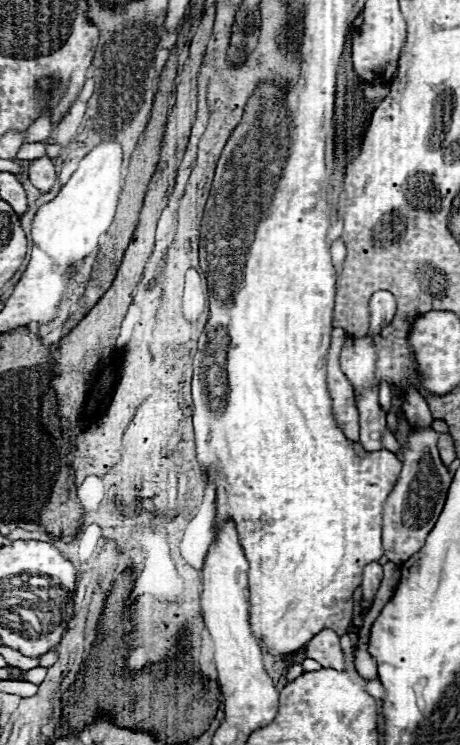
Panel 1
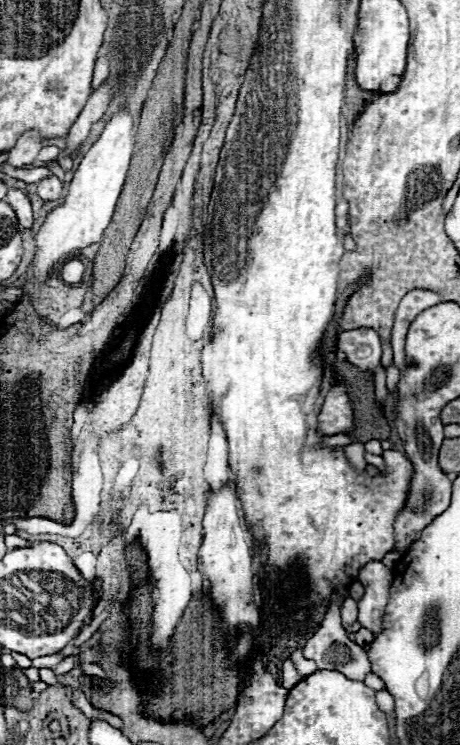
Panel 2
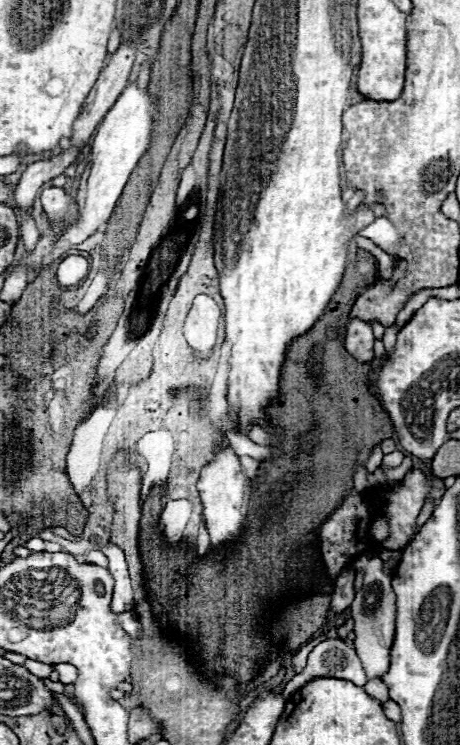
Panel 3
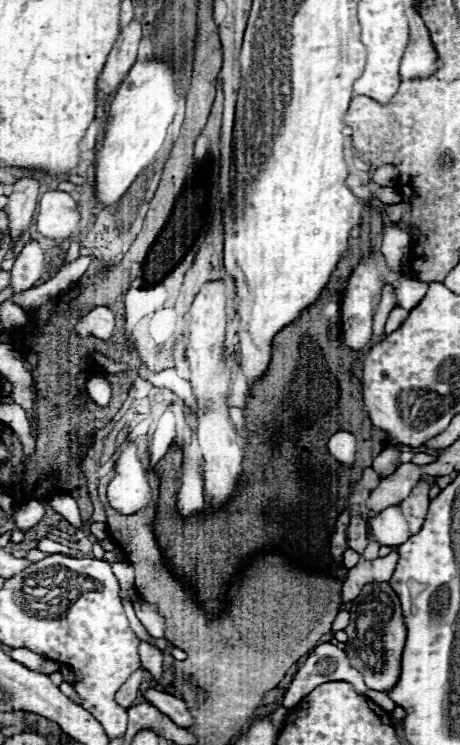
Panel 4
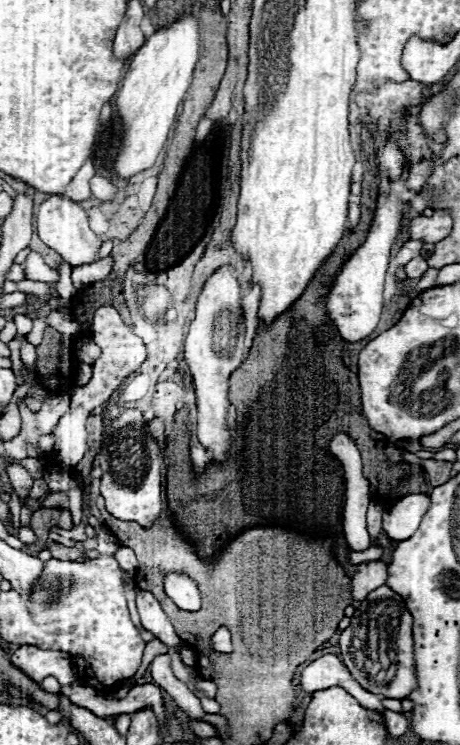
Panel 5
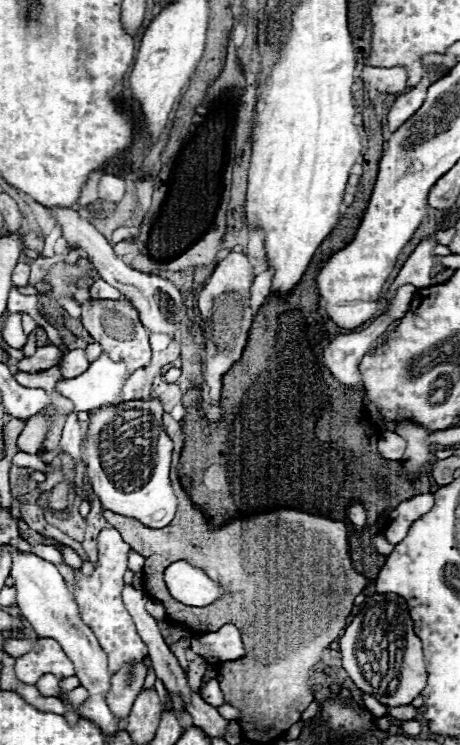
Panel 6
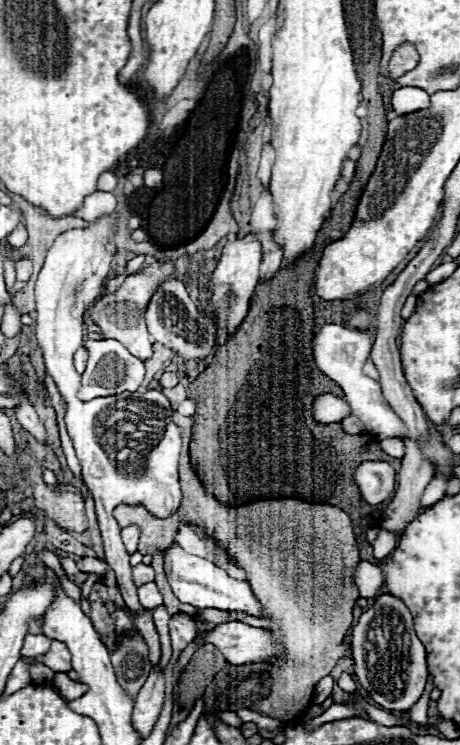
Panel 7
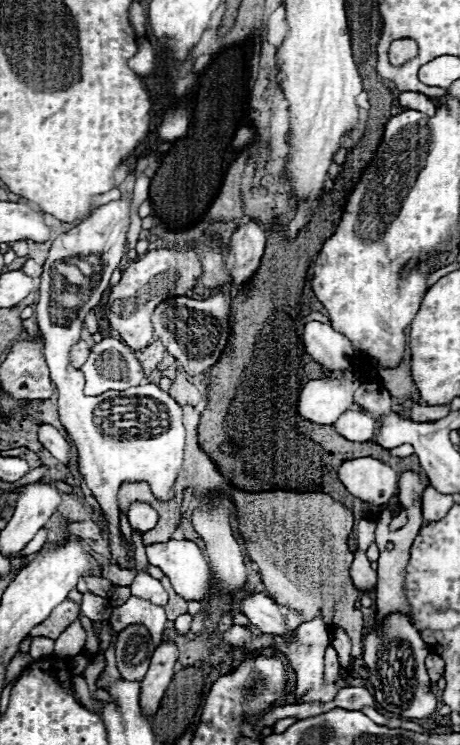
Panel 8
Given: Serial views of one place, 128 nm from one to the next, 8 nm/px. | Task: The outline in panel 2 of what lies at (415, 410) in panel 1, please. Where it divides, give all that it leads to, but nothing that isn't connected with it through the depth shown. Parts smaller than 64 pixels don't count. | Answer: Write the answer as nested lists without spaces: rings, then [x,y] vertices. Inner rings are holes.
[[[412,290],[408,292],[396,312],[396,320],[394,320],[394,328],[392,328],[392,350],[394,350],[394,366],[398,370],[406,370],[406,354],[404,354],[404,340],[406,340],[406,332],[412,324],[412,320],[426,308],[434,306],[442,302],[438,294],[428,292],[428,290]]]

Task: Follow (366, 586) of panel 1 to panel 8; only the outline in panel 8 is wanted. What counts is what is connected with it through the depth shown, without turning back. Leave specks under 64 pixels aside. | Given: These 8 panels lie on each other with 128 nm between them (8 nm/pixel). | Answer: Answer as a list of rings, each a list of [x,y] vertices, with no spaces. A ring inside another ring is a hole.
[[[390,614],[378,620],[364,634],[362,660],[370,672],[368,680],[374,688],[374,698],[380,708],[400,718],[428,718],[436,710],[436,698],[430,690],[424,658],[430,654],[430,646],[420,638],[408,616]]]

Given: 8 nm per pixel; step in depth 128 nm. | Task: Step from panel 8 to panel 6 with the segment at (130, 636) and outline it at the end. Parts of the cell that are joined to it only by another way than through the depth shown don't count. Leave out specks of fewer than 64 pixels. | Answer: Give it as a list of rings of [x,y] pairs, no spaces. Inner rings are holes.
[[[144,662],[132,666],[126,664],[112,676],[110,692],[106,692],[106,704],[110,712],[114,712],[114,716],[120,720],[120,724],[124,724],[124,720],[128,718],[130,708],[142,690],[144,678],[146,678]]]

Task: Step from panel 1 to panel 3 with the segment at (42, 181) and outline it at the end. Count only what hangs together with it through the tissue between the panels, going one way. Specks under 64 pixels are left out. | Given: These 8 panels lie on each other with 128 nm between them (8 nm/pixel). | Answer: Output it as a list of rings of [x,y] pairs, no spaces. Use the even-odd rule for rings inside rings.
[[[50,186],[50,188],[44,188],[42,194],[40,194],[40,200],[42,200],[42,206],[44,206],[44,212],[48,214],[50,222],[64,222],[68,218],[68,196],[64,192],[64,188],[58,188],[58,186]]]

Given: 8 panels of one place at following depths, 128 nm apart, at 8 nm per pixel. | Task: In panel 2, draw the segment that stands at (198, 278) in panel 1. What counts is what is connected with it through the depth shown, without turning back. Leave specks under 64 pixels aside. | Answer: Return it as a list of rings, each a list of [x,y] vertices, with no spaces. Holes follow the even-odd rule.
[[[199,282],[192,286],[192,298],[190,298],[189,306],[186,330],[192,340],[198,340],[212,326],[212,300],[204,292],[204,288]]]

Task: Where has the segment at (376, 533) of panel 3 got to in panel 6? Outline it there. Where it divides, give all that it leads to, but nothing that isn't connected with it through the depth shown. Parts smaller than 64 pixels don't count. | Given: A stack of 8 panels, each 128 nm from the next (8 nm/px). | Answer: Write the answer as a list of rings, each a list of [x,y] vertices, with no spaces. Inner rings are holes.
[[[420,494],[420,496],[414,496],[414,498],[402,502],[398,508],[394,508],[390,512],[390,522],[386,528],[388,542],[390,544],[402,542],[410,530],[410,524],[414,524],[414,520],[422,518],[432,506],[434,506],[434,494]]]

